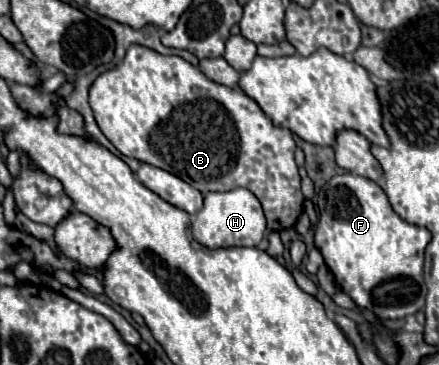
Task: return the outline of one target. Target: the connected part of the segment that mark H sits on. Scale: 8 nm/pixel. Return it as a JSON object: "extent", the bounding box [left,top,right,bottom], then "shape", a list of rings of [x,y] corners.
{"extent":[192,188,267,248],"shape":[[[234,188],[228,192],[210,192],[204,198],[202,210],[194,216],[192,234],[194,240],[208,248],[222,246],[258,246],[267,231],[266,218],[258,198],[246,188]]]}

